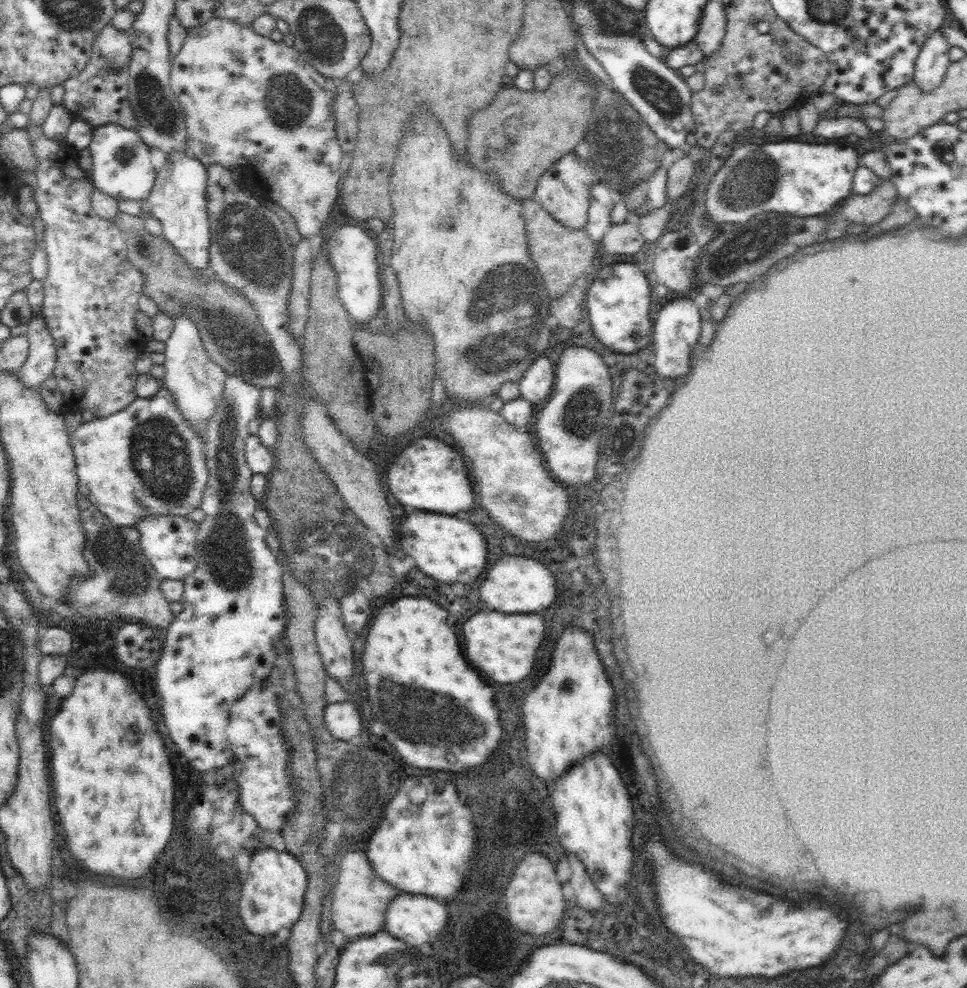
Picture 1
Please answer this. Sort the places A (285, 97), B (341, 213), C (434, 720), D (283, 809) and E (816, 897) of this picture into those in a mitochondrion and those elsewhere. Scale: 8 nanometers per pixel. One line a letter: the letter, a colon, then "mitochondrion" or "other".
A: mitochondrion
B: other
C: mitochondrion
D: other
E: other

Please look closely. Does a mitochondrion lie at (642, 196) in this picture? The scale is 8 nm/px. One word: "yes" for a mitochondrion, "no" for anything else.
yes

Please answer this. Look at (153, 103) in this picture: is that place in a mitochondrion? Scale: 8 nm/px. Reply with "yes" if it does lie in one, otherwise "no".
yes

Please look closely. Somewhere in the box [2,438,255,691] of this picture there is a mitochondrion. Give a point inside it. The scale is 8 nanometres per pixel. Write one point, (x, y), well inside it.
(126, 572)

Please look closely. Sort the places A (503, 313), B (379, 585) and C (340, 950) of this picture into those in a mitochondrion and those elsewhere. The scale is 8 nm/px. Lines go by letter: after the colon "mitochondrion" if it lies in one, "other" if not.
A: mitochondrion
B: mitochondrion
C: other

